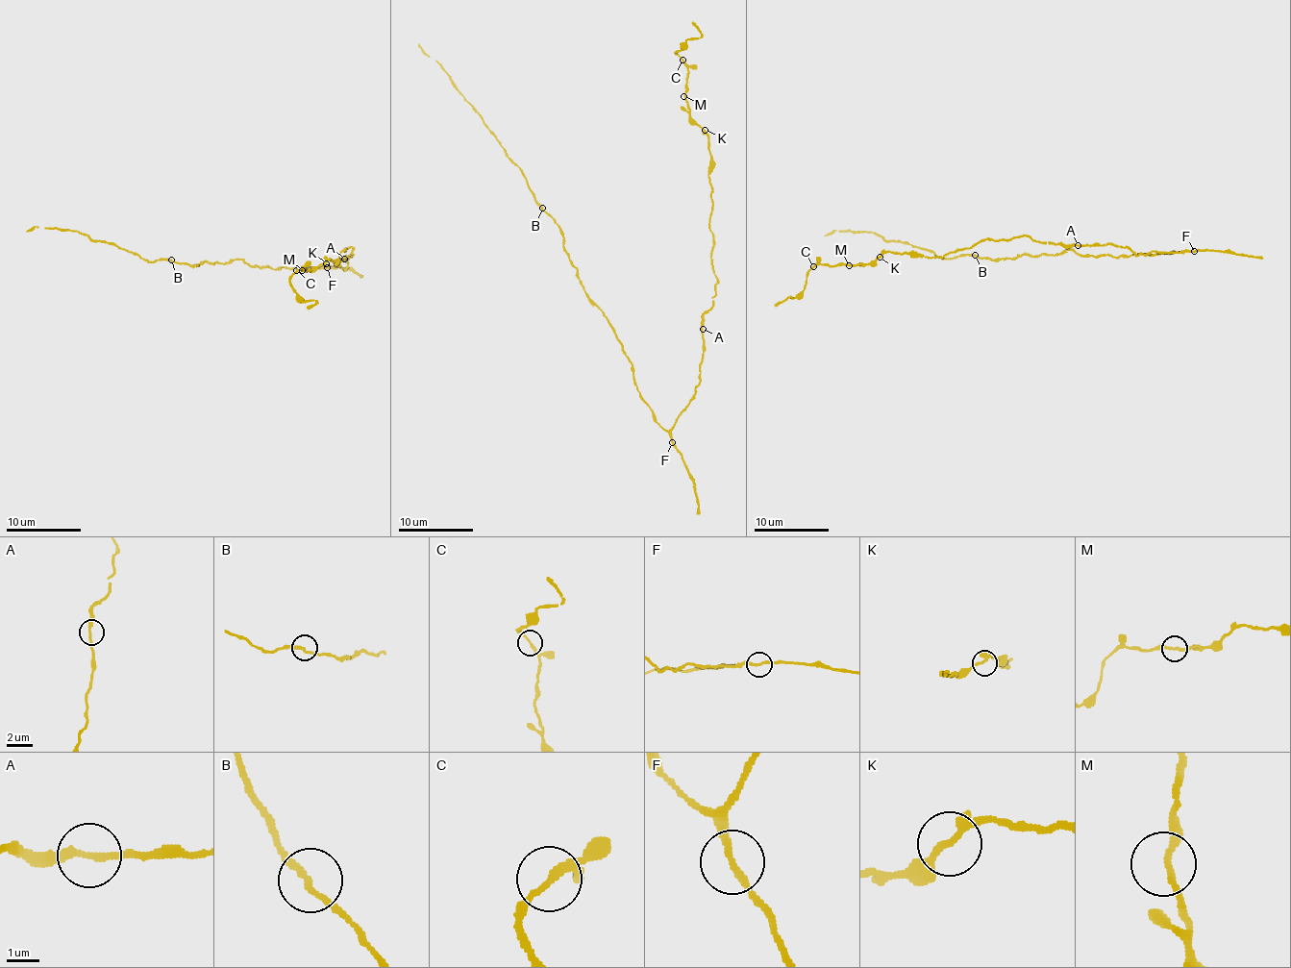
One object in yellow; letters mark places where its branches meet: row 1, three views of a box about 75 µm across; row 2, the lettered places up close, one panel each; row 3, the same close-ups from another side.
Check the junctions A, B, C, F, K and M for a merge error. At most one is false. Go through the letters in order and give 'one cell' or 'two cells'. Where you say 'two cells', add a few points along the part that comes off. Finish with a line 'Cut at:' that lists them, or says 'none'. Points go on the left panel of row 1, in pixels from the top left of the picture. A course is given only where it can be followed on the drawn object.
A: one cell
B: one cell
C: one cell
F: one cell
K: one cell
M: one cell
Cut at: none

